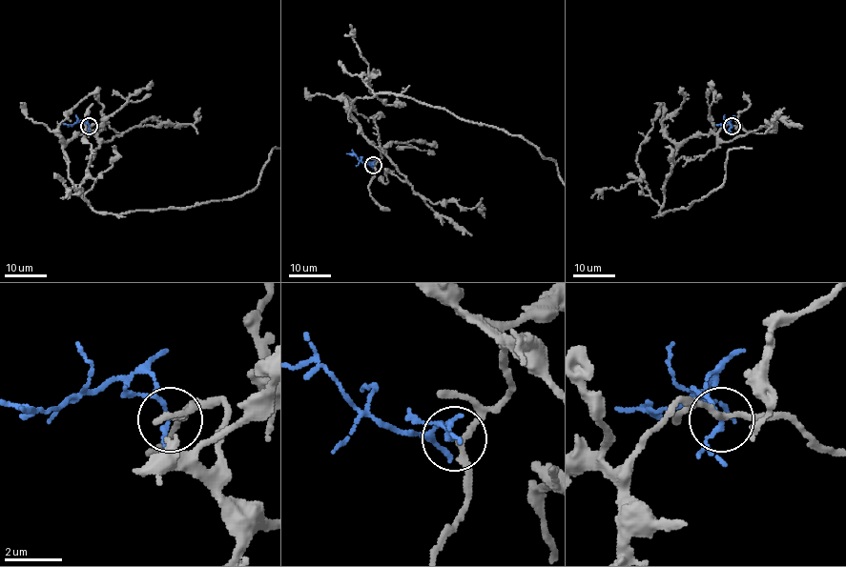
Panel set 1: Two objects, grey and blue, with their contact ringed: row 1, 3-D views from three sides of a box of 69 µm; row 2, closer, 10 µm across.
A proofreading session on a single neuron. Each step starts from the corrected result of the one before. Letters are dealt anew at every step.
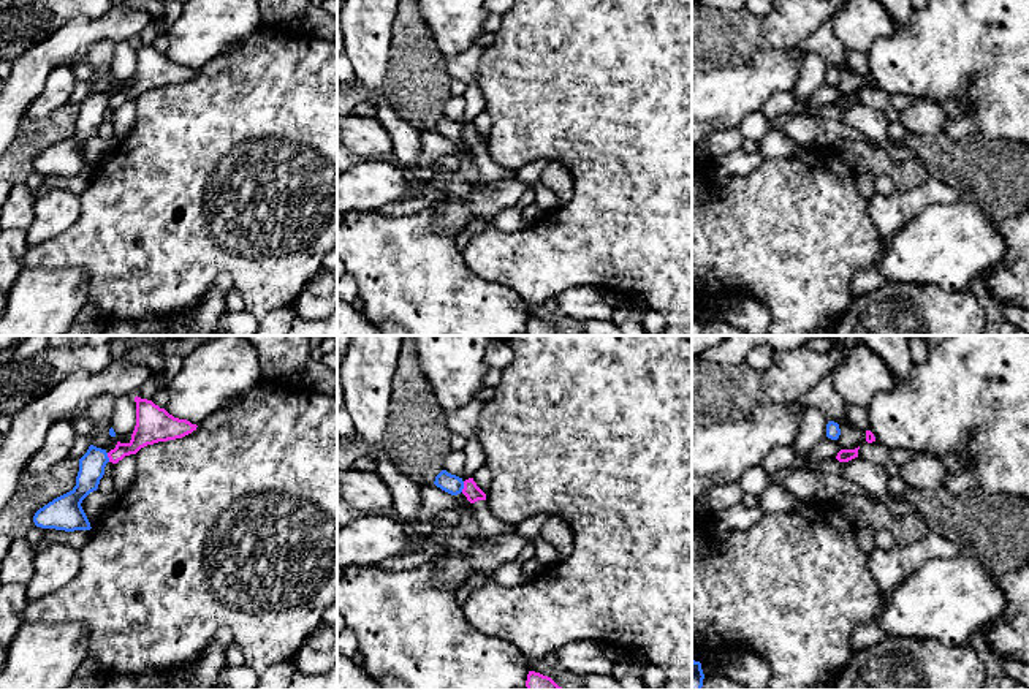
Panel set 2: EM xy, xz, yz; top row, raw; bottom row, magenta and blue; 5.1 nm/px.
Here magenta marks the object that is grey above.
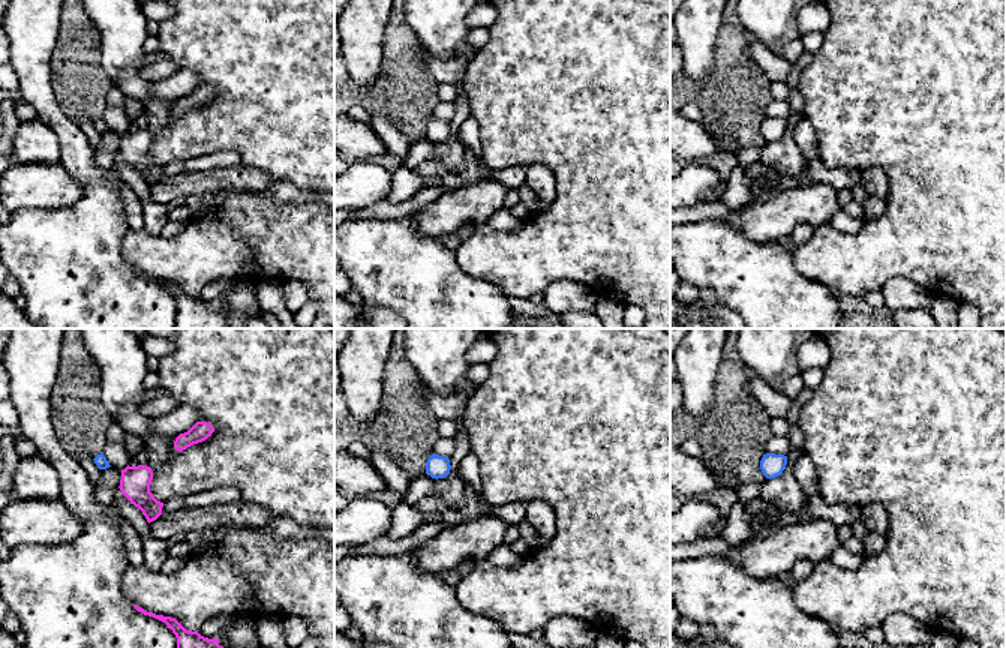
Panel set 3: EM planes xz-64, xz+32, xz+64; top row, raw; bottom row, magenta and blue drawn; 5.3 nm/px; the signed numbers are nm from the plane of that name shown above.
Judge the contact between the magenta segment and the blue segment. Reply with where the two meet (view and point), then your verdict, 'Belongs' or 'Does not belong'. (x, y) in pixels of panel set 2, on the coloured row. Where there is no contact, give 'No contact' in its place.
Touches magenta at xz (464, 486). Does not belong

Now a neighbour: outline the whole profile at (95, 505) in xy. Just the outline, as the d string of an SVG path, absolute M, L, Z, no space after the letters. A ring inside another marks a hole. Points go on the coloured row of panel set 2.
M98 489L90 492L81 503L90 527L95 527L112 508L112 497L100 492Z

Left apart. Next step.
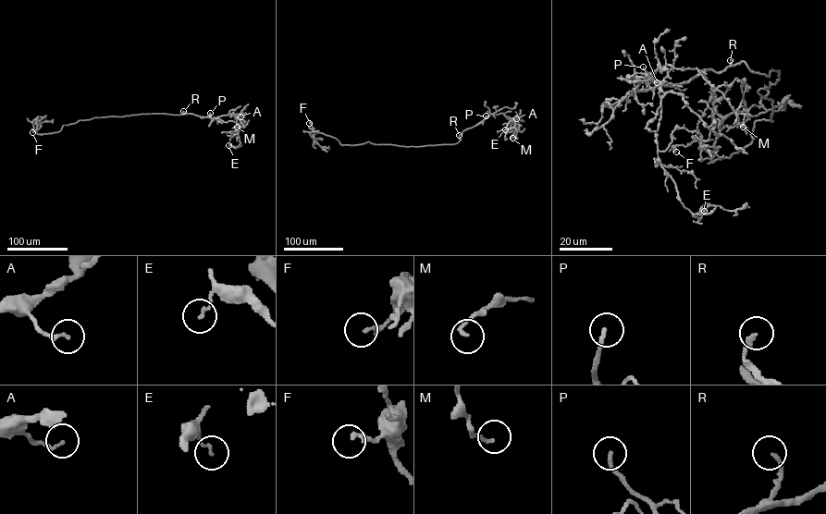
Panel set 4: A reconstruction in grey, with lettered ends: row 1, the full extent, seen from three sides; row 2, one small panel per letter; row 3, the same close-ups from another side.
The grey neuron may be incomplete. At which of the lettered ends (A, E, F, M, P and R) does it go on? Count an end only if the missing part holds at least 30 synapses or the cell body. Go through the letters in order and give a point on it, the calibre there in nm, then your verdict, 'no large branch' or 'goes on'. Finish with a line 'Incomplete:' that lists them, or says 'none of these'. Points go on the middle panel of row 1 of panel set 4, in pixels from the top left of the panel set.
A: (516, 118) | 170 nm | no large branch
E: (505, 129) | 130 nm | no large branch
F: (309, 123) | 190 nm | no large branch
M: (512, 138) | 130 nm | no large branch
P: (486, 116) | 180 nm | goes on
R: (459, 135) | 190 nm | goes on
Incomplete: P, R

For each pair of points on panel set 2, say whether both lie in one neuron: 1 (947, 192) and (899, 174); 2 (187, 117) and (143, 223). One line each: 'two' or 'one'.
1: two
2: one

